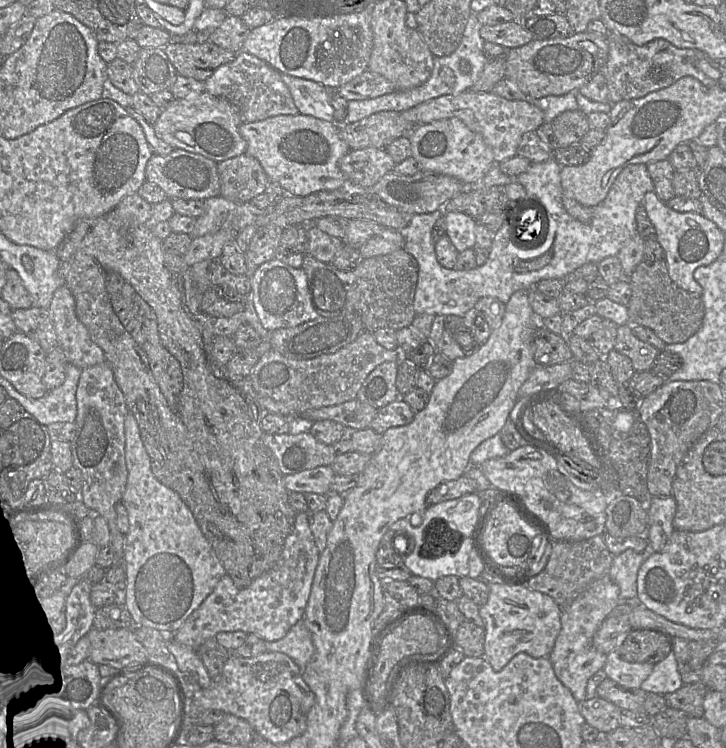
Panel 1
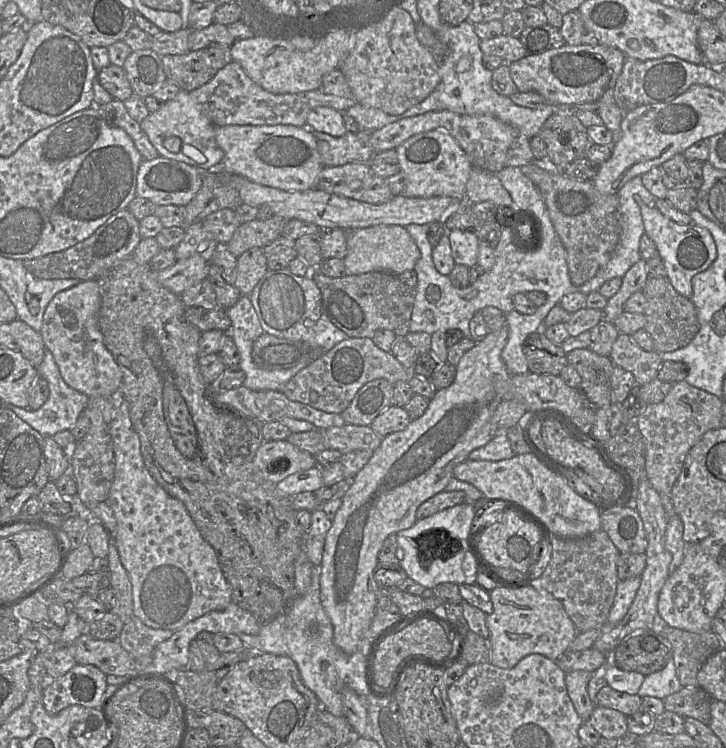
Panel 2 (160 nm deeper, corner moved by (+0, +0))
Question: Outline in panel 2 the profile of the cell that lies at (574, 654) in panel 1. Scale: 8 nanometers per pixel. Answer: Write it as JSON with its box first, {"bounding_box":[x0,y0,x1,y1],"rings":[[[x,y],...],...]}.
{"bounding_box":[565,670,595,722],"rings":[[[575,670],[565,674],[567,693],[578,715],[587,722],[595,704],[588,695],[588,683],[594,671]]]}

